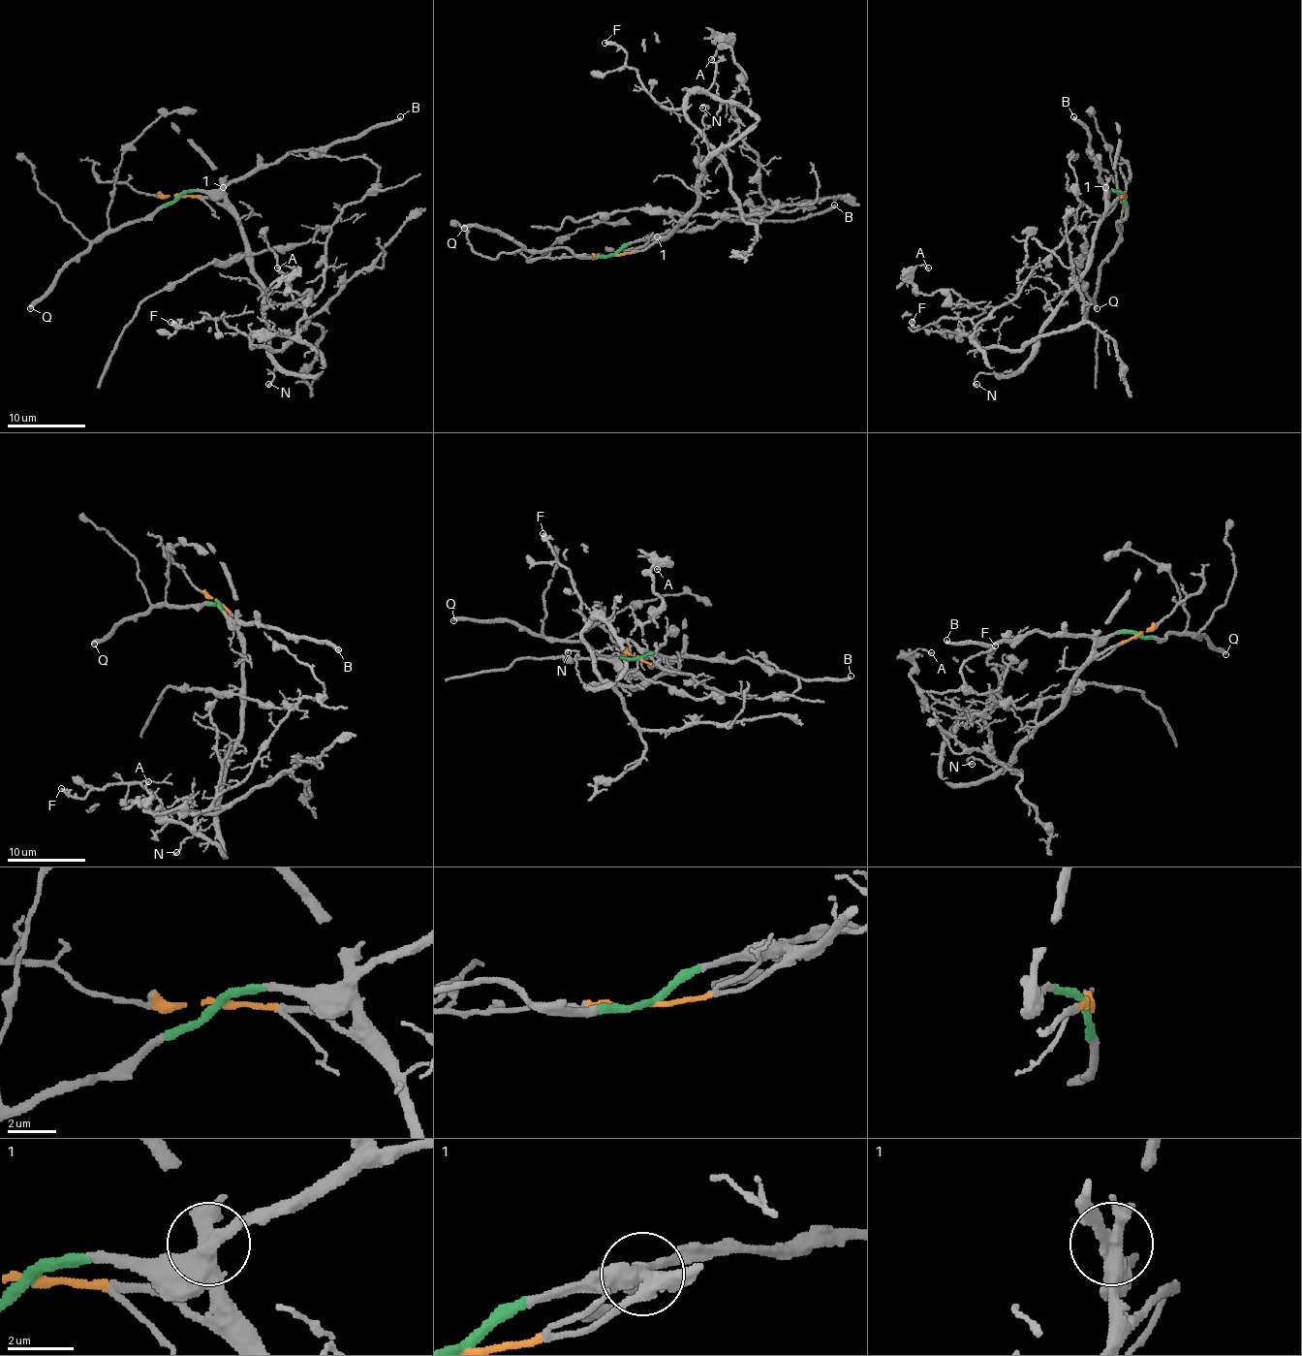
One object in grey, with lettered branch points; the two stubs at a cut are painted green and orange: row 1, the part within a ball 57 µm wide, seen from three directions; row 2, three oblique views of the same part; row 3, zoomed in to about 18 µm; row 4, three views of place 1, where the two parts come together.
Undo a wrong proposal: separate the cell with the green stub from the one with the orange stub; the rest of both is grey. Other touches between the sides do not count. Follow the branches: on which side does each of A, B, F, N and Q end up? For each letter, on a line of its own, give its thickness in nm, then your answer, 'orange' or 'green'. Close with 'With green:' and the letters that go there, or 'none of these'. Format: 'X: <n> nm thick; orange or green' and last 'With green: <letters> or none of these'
A: 160 nm thick; orange
B: 280 nm thick; green
F: 280 nm thick; orange
N: 140 nm thick; orange
Q: 360 nm thick; green
With green: B, Q

